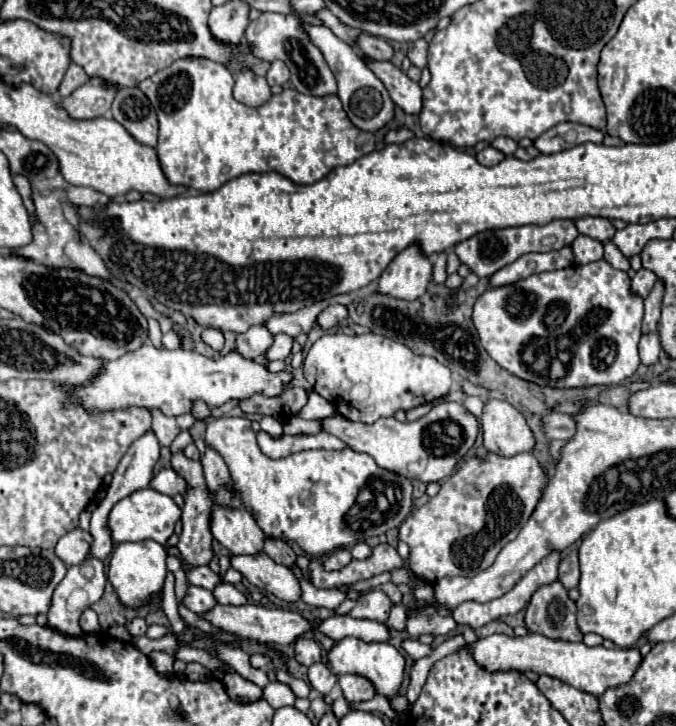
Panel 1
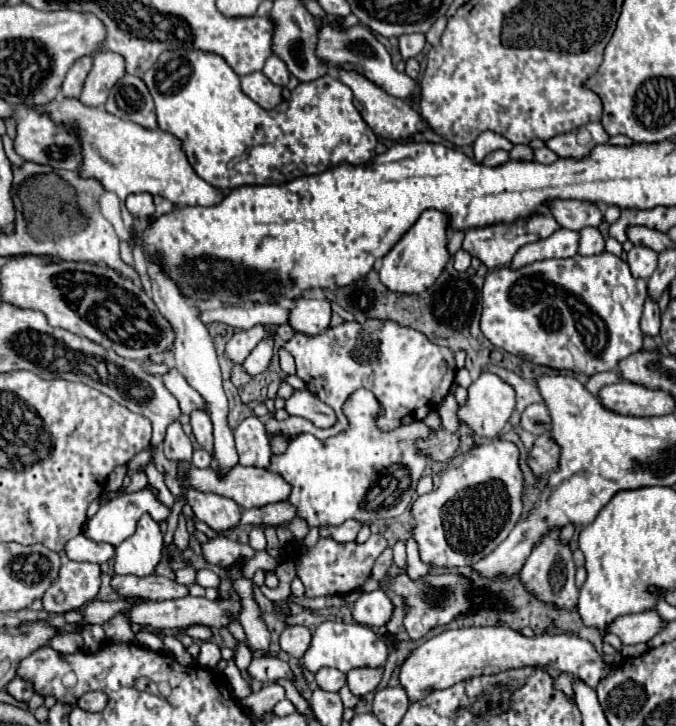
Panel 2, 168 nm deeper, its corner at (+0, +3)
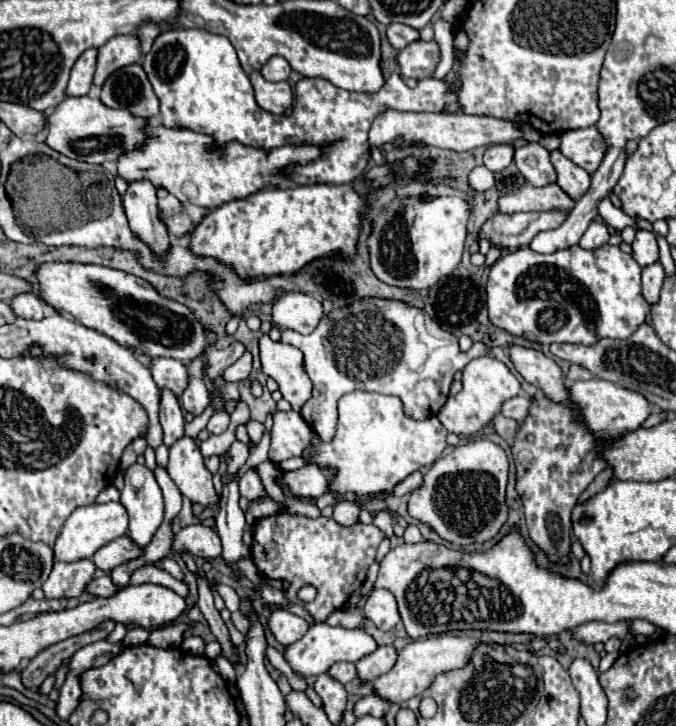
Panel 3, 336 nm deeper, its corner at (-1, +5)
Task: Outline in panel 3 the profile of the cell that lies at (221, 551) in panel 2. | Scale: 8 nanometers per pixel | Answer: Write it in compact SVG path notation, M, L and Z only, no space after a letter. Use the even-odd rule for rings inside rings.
M201 523L181 529L173 539L173 551L187 551L205 561L221 555L221 539L217 533Z

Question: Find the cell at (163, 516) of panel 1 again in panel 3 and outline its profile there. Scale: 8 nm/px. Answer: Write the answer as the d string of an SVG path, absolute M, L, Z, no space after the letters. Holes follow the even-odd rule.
M109 501L109 503L93 503L89 507L79 507L75 509L69 519L65 521L55 545L53 545L53 551L55 551L55 557L59 561L79 561L79 559L89 559L93 557L93 553L107 545L109 541L117 539L117 537L123 537L127 533L127 513L125 513L125 507L119 503L119 501Z

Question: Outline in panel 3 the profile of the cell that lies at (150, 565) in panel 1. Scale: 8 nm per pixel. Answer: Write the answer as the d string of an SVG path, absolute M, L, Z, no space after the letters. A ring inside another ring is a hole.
M139 463L125 471L121 503L129 513L129 537L145 549L163 521L163 495L155 475Z

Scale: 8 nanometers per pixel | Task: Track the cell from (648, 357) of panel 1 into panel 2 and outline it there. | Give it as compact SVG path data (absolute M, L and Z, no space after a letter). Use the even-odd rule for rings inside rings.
M650 295L646 297L646 303L644 303L644 315L642 315L642 333L646 335L658 335L660 331L660 307L658 307L658 301L652 299Z

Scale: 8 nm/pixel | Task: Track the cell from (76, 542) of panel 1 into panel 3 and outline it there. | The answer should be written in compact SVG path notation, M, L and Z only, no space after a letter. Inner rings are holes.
M123 535L119 539L113 539L109 545L103 545L95 555L93 555L93 563L103 569L103 571L111 571L117 565L127 563L129 559L135 559L137 555L141 555L141 549L137 545L133 545L133 541Z

